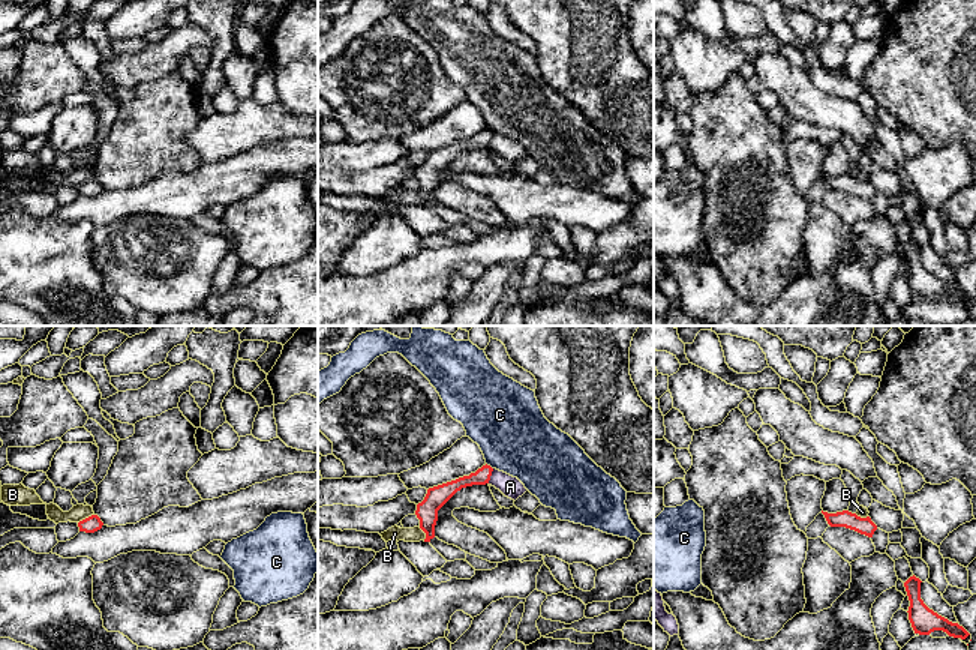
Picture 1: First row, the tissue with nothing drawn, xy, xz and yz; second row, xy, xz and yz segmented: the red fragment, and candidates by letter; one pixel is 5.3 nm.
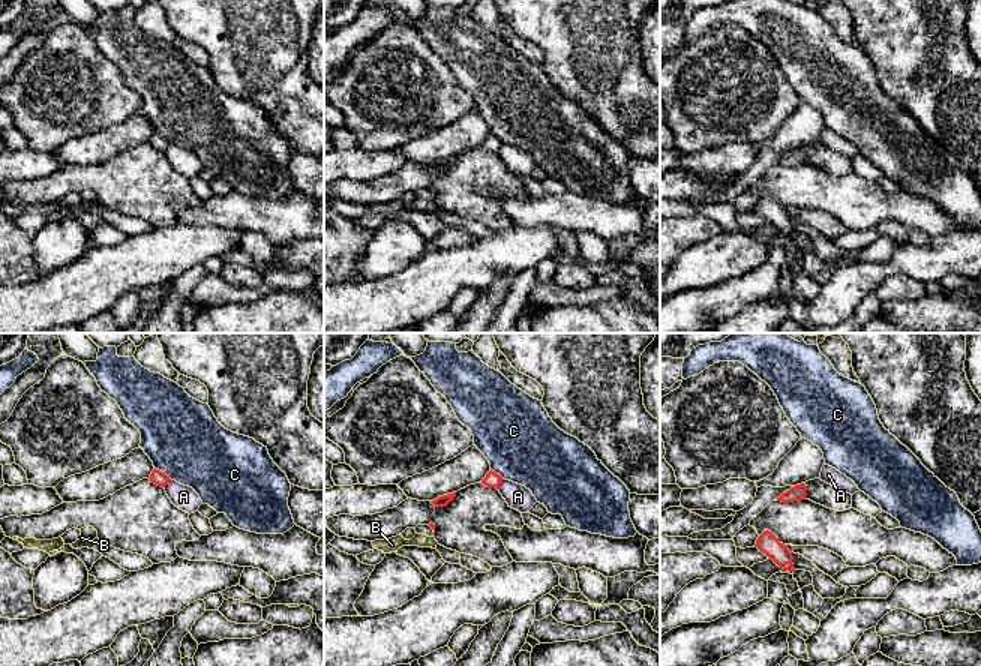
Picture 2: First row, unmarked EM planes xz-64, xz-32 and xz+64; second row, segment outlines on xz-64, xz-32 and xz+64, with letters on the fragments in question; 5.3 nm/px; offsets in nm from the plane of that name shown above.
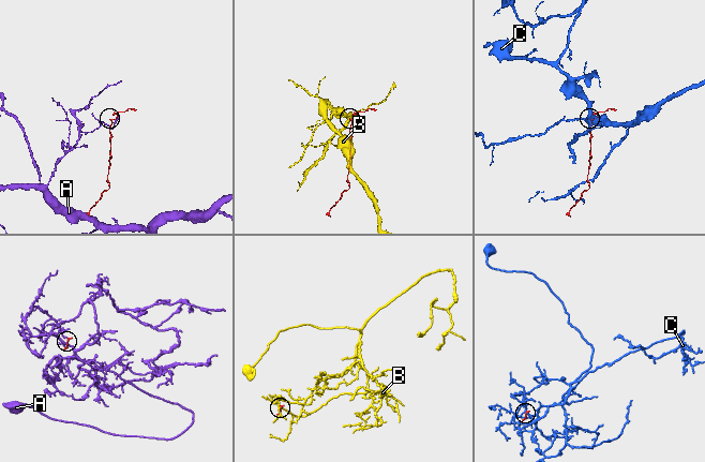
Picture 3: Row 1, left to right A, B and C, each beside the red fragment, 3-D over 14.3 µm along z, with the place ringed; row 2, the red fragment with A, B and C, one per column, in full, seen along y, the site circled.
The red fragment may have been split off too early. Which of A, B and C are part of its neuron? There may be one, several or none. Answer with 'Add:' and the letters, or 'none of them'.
Add: none of them

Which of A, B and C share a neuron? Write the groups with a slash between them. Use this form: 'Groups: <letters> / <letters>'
Groups: A / B / C

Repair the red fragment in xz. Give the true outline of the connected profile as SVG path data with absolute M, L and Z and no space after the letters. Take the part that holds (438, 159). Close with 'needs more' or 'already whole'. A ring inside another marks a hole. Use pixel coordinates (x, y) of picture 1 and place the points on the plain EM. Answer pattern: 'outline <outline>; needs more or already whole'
outline M486 128L469 140L427 153L424 164L417 168L415 174L415 179L420 183L420 192L426 197L424 206L430 206L435 201L438 174L462 152L489 147L492 135L493 132Z; already whole

